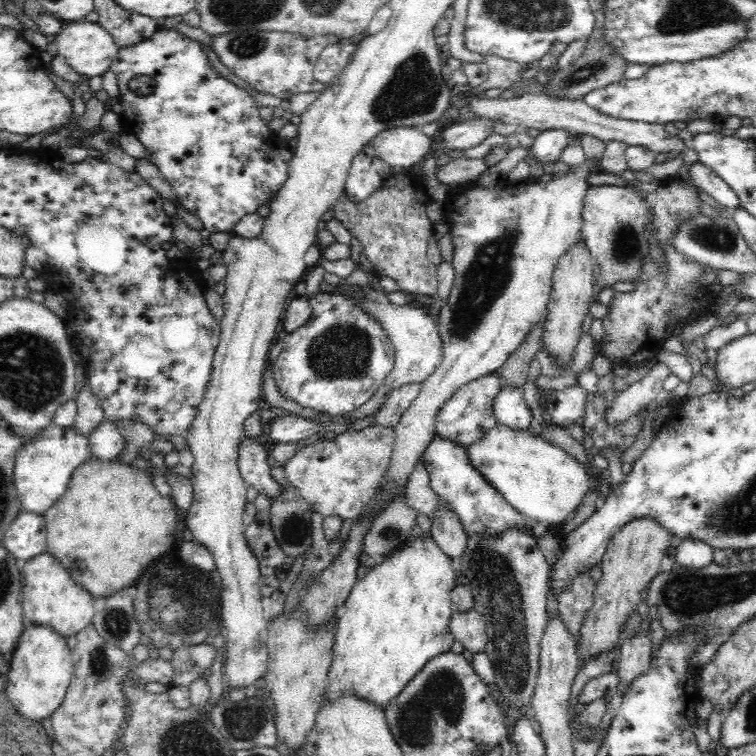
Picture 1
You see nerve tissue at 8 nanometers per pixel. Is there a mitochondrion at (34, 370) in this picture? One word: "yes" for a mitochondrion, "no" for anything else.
yes

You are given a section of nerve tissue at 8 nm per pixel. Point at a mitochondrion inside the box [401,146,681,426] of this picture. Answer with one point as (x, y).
(490, 271)

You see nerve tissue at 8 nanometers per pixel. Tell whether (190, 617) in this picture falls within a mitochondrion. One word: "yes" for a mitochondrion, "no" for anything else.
yes

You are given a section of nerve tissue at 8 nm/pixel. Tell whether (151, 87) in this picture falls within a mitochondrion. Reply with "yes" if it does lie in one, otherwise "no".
no

